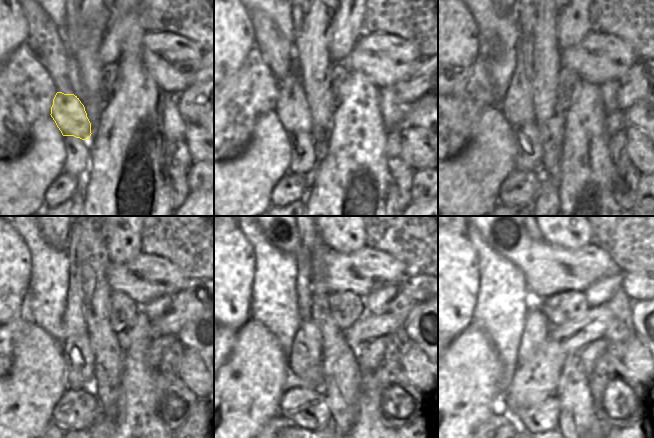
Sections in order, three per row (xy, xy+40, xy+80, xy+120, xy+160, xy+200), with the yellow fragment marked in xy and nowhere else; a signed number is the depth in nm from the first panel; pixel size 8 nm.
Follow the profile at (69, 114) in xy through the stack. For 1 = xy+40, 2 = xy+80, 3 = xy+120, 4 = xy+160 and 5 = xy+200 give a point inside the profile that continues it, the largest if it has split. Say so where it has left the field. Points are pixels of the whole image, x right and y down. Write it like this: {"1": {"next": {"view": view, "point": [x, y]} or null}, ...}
{"1": {"next": {"view": "xy+40", "point": [292, 109]}}, "2": {"next": {"view": "xy+80", "point": [517, 106]}}, "3": {"next": {"view": "xy+120", "point": [73, 321]}}, "4": {"next": {"view": "xy+160", "point": [309, 236]}}, "5": {"next": {"view": "xy+200", "point": [536, 236]}}}

